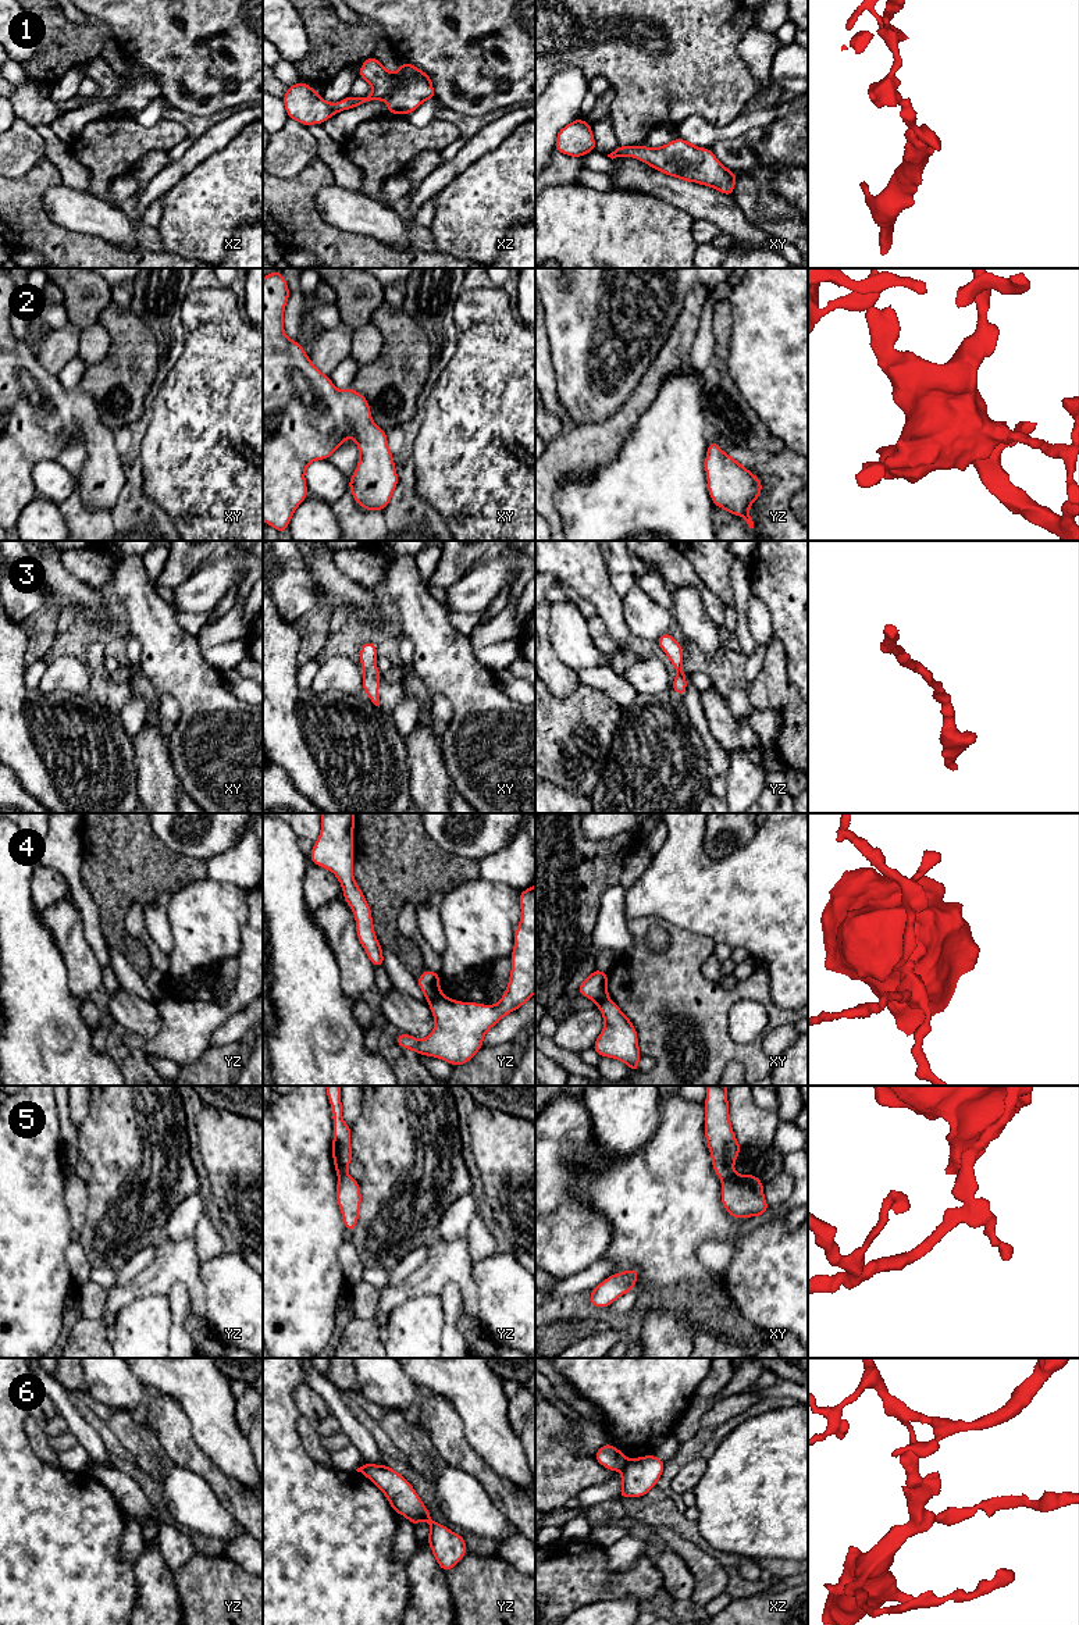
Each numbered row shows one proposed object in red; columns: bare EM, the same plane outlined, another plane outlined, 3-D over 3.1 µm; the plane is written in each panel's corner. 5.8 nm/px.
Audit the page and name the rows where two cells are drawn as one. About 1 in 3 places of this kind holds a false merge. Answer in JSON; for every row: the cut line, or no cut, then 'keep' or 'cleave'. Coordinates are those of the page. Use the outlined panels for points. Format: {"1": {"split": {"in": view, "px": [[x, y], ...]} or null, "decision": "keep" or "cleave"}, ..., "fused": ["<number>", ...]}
{"1": {"split": null, "decision": "keep"}, "2": {"split": null, "decision": "keep"}, "3": {"split": null, "decision": "keep"}, "4": {"split": {"in": "yz", "px": [[441, 994], [428, 1001]]}, "decision": "cleave"}, "5": {"split": {"in": "xy", "px": [[733, 1172], [722, 1179]]}, "decision": "cleave"}, "6": {"split": {"in": "xz", "px": [[629, 1461], [622, 1470]]}, "decision": "cleave"}, "fused": ["4", "5", "6"]}

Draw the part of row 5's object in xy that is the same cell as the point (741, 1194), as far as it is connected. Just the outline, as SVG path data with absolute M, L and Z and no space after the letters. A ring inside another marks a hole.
M731 1173L722 1179L722 1204L734 1219L756 1218L769 1209L763 1197L763 1182L752 1173Z

